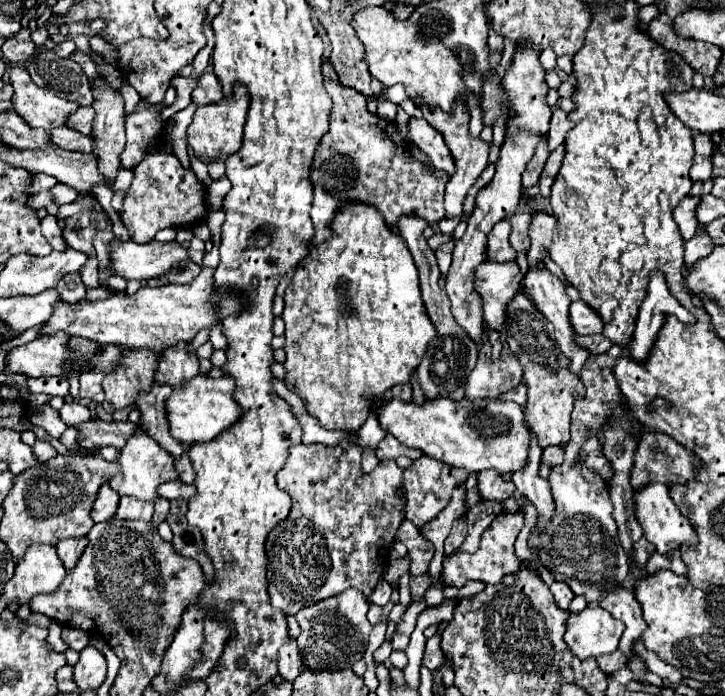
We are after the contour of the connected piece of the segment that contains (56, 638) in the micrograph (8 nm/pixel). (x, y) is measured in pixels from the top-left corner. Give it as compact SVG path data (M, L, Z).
M53 621L51 627L49 627L49 637L47 637L47 643L49 643L57 653L63 653L63 651L67 649L67 643L61 639L61 629L63 629L63 625L57 623L57 621Z

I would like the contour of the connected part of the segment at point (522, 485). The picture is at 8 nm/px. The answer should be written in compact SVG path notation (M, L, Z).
M531 435L531 449L529 449L529 457L527 457L527 465L519 471L515 471L513 475L513 483L517 487L517 491L535 505L537 509L537 525L543 531L553 515L555 515L555 501L551 495L551 487L545 479L539 477L539 465L541 465L541 453L543 449L539 447L539 443L535 443L535 435Z

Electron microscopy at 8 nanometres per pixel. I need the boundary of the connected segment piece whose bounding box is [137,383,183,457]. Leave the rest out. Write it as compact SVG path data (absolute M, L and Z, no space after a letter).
M155 383L155 387L147 395L139 395L139 411L143 415L141 427L151 435L165 451L169 451L173 457L183 455L183 445L171 437L169 433L169 421L165 411L165 401L171 395L171 387L163 387L161 383Z

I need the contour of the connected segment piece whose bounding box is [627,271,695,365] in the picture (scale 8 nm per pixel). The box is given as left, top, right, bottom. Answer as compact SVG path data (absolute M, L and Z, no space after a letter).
M653 271L647 297L639 307L639 317L637 317L637 329L627 345L629 355L635 363L647 363L651 349L657 341L657 335L661 327L665 325L667 315L675 315L681 323L695 323L695 315L687 311L681 303L677 303L675 295L669 291L665 275L661 271Z

